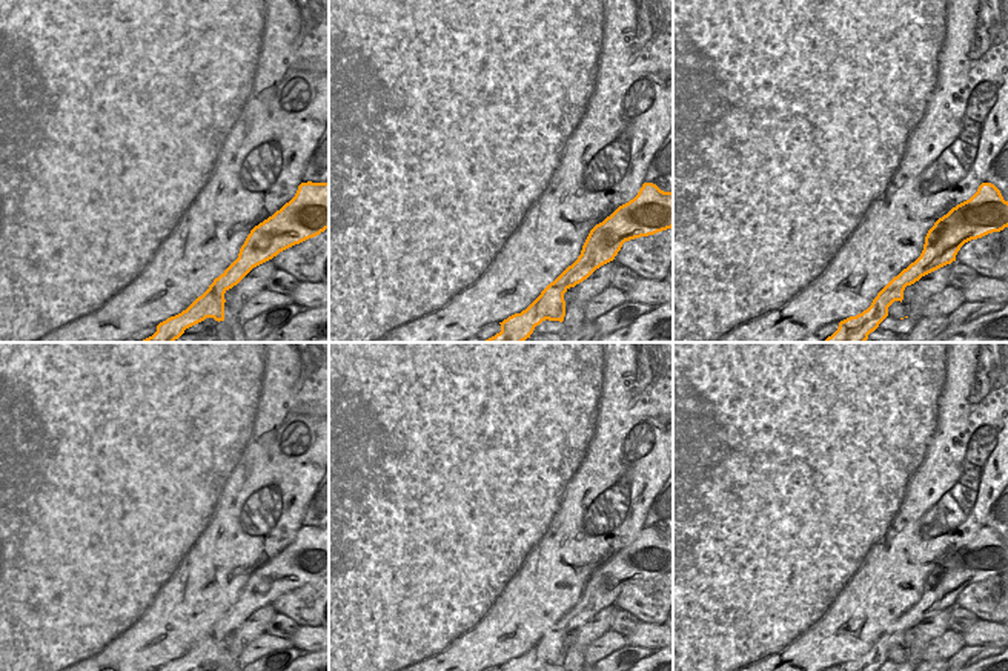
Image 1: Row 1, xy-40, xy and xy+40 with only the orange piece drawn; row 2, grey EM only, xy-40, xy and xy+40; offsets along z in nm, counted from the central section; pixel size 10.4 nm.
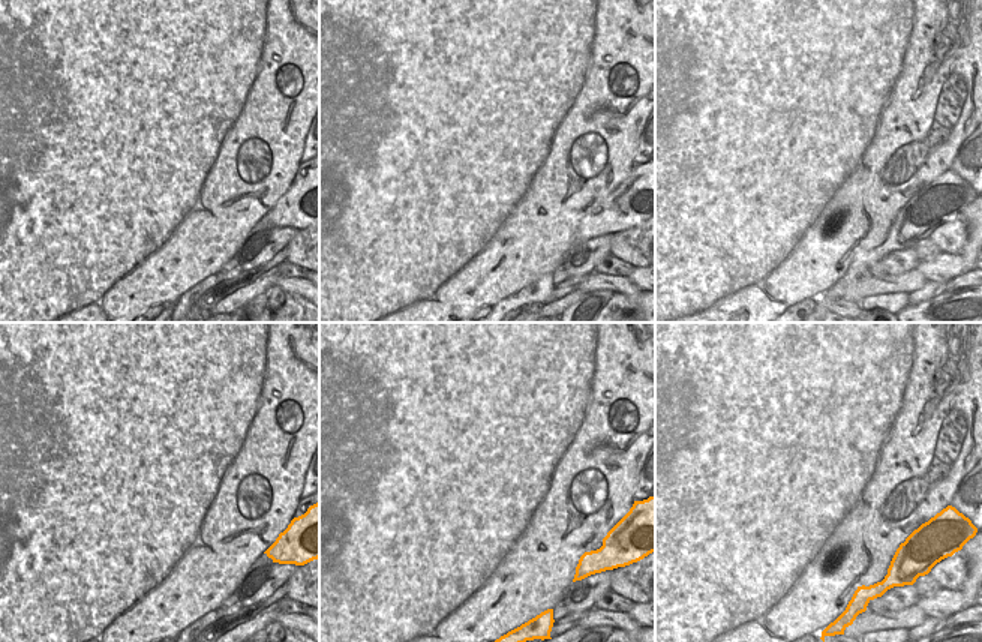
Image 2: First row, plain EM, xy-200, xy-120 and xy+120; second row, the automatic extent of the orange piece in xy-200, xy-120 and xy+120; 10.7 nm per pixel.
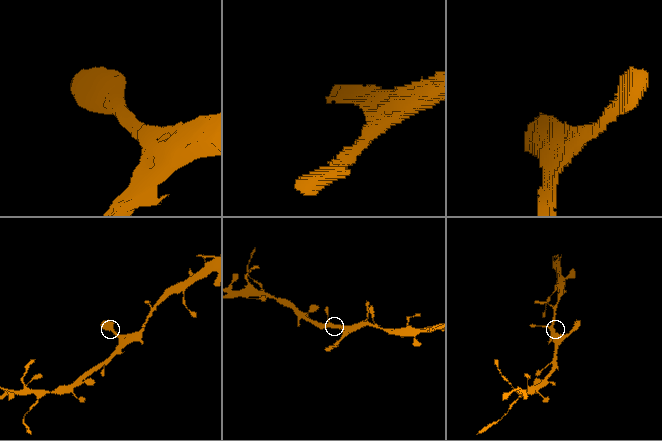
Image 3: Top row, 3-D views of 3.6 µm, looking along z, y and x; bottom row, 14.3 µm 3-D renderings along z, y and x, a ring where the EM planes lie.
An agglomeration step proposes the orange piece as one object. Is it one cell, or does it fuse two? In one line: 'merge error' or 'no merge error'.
no merge error

